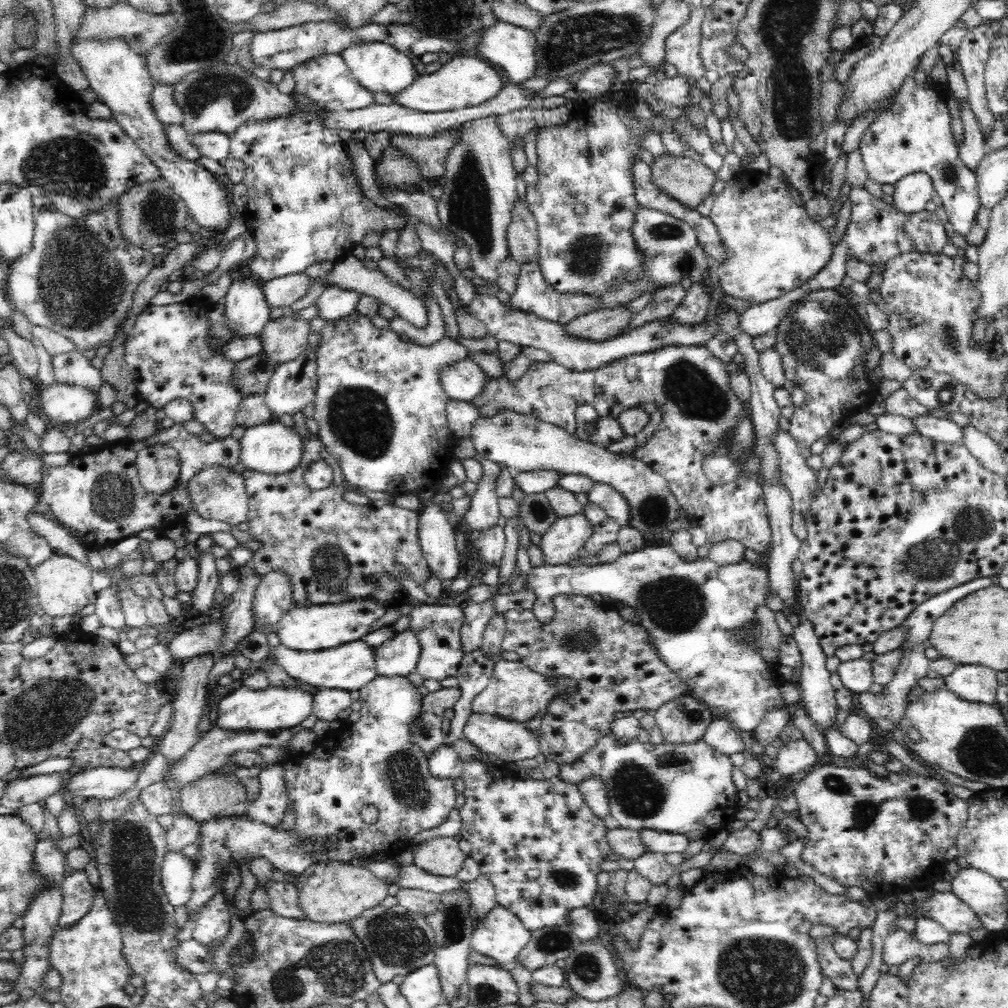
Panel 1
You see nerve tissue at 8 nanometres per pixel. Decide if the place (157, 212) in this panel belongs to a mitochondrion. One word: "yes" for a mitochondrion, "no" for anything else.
yes

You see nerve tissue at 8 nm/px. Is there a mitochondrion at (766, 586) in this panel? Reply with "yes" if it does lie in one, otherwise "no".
no

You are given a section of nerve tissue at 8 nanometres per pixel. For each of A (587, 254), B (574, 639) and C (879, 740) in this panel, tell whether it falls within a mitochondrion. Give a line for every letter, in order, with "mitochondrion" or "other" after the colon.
A: mitochondrion
B: mitochondrion
C: other

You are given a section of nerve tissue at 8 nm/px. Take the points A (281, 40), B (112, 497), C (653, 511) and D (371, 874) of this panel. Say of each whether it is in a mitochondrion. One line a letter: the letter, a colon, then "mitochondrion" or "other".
A: other
B: mitochondrion
C: mitochondrion
D: other

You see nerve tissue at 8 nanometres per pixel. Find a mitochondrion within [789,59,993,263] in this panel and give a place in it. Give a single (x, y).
(948, 172)

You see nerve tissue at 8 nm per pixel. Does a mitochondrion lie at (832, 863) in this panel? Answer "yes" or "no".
no

